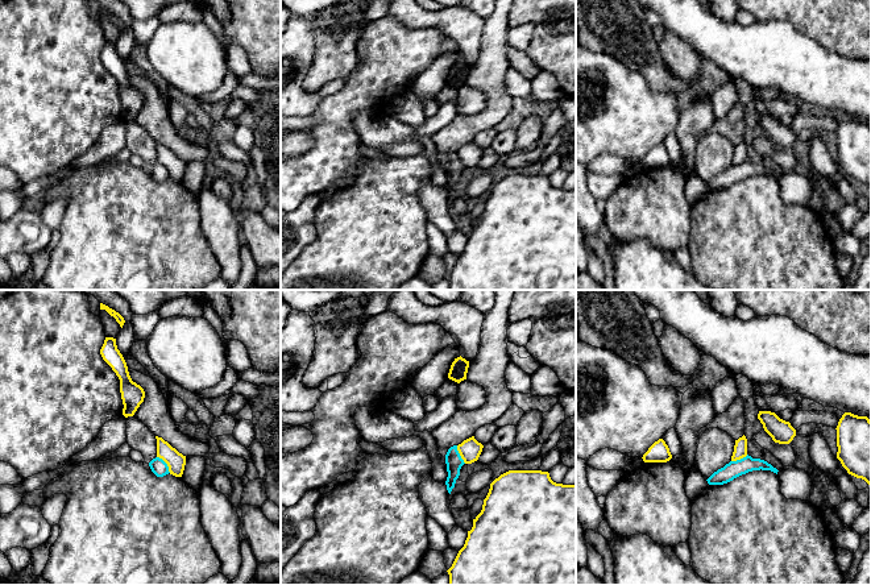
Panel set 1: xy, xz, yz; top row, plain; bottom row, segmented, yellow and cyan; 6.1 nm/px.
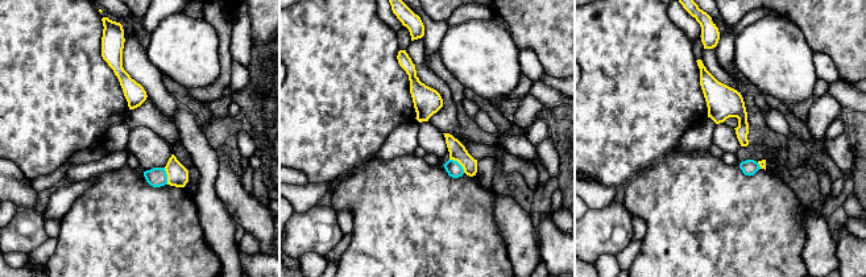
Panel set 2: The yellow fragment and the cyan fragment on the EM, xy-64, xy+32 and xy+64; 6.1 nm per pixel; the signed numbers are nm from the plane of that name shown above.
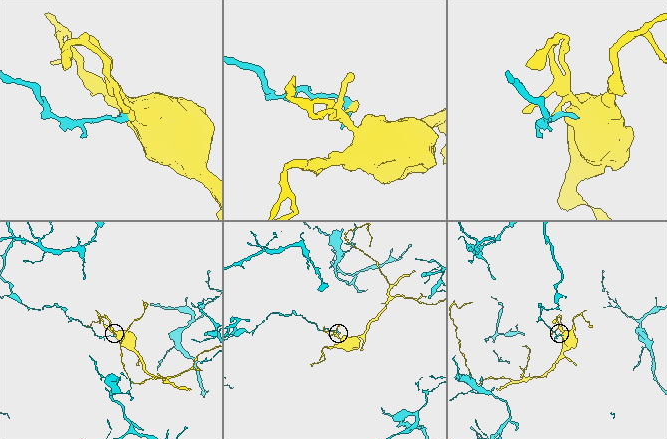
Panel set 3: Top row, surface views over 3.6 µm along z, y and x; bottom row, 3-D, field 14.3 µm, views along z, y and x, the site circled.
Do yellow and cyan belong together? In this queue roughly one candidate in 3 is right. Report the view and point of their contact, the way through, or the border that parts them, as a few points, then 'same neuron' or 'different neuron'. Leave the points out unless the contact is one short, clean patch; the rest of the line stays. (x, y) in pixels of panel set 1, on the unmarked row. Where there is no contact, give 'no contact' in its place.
meets yellow in xy at (166, 167); border along xy (157, 161), (166, 169), (170, 177); different neuron

